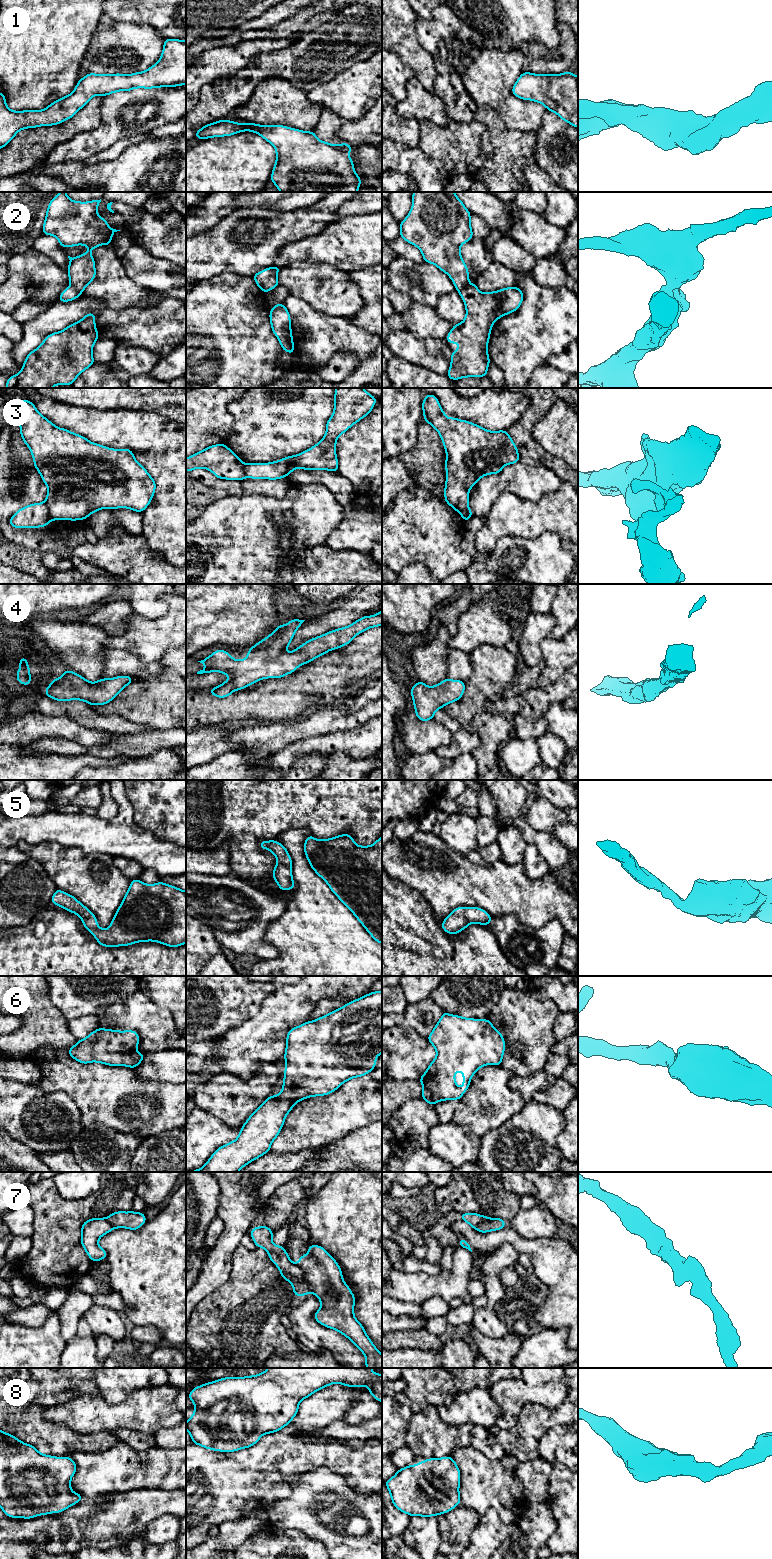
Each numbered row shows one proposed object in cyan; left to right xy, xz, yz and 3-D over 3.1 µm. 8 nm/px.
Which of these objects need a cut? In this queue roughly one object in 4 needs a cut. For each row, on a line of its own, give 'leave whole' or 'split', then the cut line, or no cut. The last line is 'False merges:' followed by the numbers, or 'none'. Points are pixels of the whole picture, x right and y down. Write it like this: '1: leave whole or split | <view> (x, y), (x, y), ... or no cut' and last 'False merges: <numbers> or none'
1: leave whole | no cut
2: split | xy (70, 285), (81, 292)
3: split | xy (44, 502), (51, 519)
4: leave whole | no cut
5: leave whole | no cut
6: leave whole | no cut
7: split | xz (295, 1264), (303, 1271), (304, 1278), (312, 1290)
8: leave whole | no cut
False merges: 2, 3, 7

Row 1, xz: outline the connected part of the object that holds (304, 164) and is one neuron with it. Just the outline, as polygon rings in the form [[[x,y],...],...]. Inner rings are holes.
[[[223,119],[203,126],[195,133],[195,138],[203,140],[231,136],[243,131],[257,133],[275,147],[276,163],[270,180],[281,192],[357,192],[361,185],[361,178],[355,173],[349,156],[353,147],[345,142],[333,145],[318,140],[314,131],[306,132],[282,125],[241,124]]]

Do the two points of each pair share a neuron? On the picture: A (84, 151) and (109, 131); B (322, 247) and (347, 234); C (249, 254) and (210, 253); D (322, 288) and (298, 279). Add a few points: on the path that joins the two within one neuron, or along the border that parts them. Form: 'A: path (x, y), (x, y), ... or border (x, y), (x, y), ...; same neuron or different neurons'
A: path (90, 145), (103, 137); same neuron
B: path (328, 246), (336, 245), (341, 240); same neuron
C: path (239, 253), (220, 253); same neuron
D: path (316, 288), (304, 280); same neuron

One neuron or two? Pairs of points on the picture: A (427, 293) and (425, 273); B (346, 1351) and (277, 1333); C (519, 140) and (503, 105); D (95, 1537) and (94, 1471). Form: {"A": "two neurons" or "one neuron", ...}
{"A": "one neuron", "B": "two neurons", "C": "two neurons", "D": "two neurons"}

